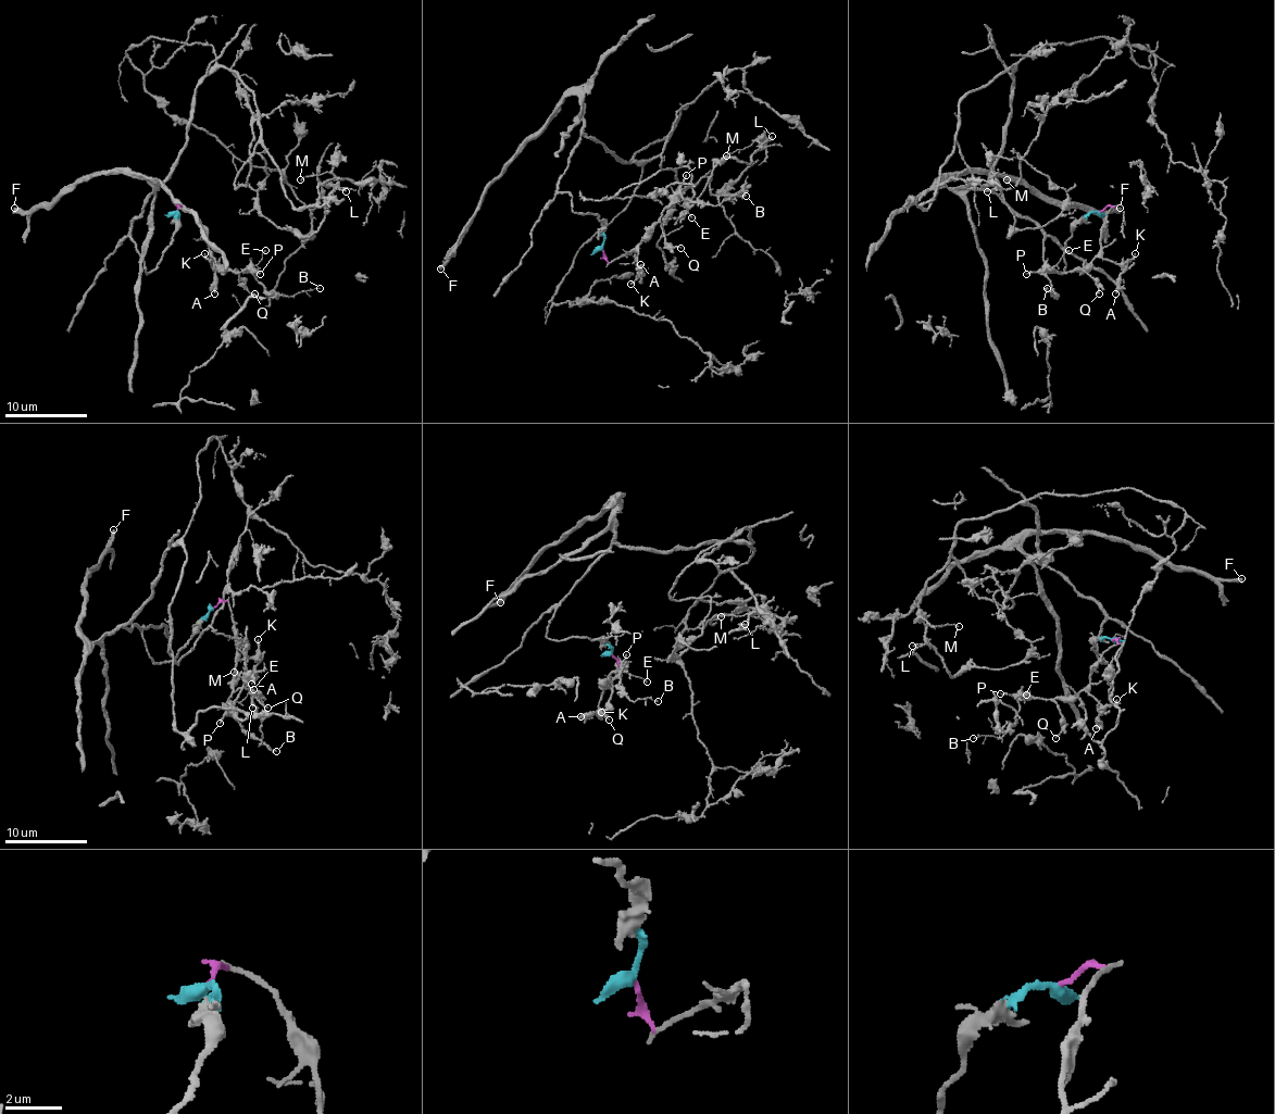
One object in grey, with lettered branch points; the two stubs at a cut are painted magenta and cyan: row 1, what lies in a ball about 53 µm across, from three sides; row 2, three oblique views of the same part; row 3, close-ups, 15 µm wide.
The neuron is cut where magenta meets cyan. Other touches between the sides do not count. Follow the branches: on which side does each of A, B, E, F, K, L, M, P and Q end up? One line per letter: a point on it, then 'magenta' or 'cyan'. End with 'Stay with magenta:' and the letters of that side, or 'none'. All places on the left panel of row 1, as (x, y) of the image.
A: (214, 293) | magenta
B: (320, 288) | magenta
E: (265, 250) | magenta
F: (14, 208) | cyan
K: (204, 253) | magenta
L: (346, 191) | cyan
M: (300, 179) | cyan
P: (260, 274) | magenta
Q: (254, 293) | magenta
Stay with magenta: A, B, E, K, P, Q

